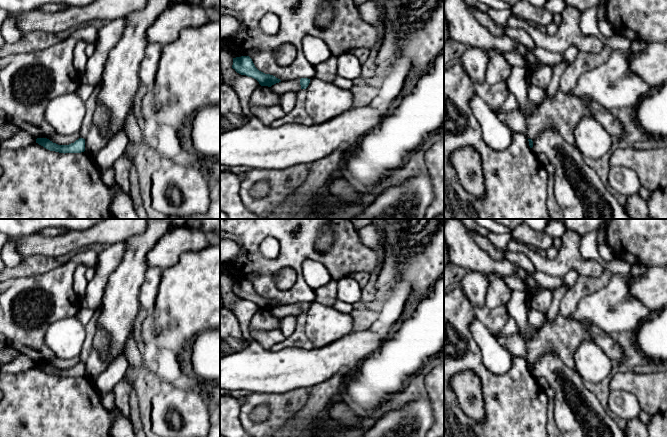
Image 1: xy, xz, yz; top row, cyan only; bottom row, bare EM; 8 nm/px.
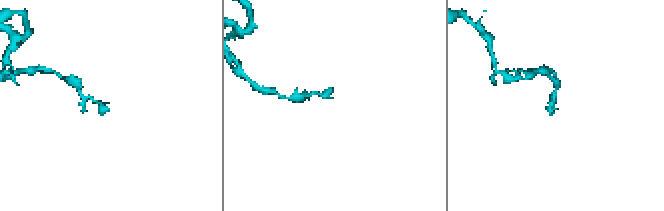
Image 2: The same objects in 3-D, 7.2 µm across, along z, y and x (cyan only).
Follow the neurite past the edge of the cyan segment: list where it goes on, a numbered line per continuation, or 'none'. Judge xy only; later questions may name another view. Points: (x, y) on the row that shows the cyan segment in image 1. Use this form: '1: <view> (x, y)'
none

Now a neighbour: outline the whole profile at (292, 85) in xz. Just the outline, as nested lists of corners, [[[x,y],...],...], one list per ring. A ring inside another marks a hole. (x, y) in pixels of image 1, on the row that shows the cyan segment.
[[[300,79],[289,80],[289,81],[281,81],[272,85],[270,88],[273,92],[281,94],[287,91],[295,91],[298,92],[301,89]]]

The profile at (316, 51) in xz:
[[[310,35],[303,39],[302,49],[308,62],[314,66],[332,56],[329,47],[322,39]]]

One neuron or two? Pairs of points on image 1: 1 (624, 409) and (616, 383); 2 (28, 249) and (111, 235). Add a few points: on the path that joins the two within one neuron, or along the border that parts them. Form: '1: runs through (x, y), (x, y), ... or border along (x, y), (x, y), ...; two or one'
1: border along (610, 390), (629, 391), (636, 397), (638, 403); two
2: runs through (49, 245), (59, 245), (71, 240), (90, 237); one

